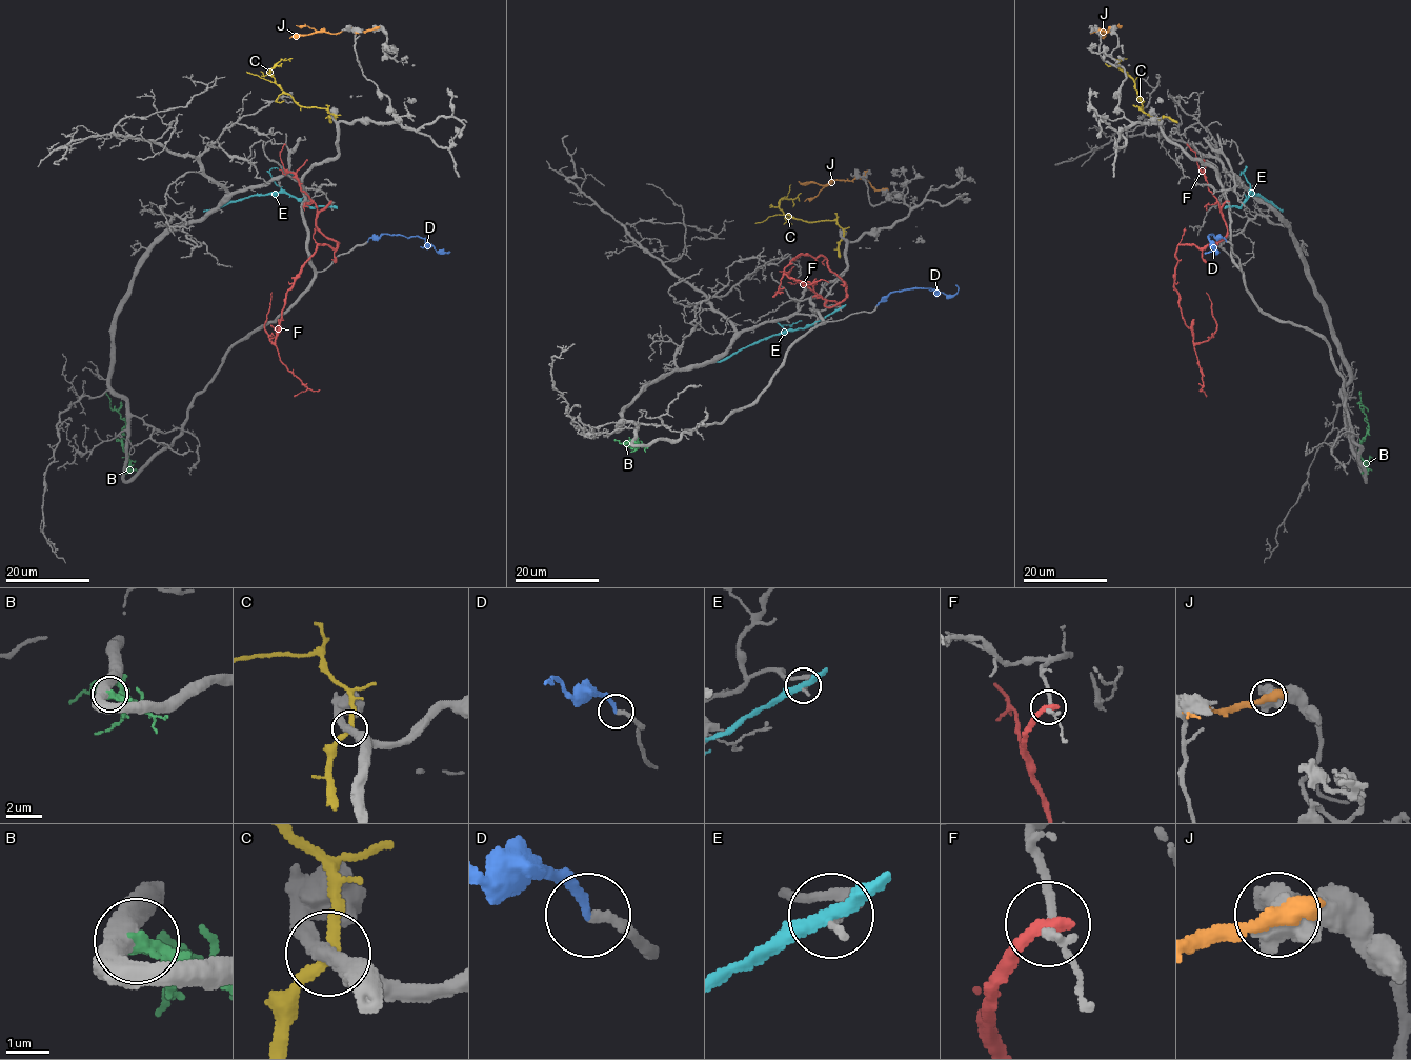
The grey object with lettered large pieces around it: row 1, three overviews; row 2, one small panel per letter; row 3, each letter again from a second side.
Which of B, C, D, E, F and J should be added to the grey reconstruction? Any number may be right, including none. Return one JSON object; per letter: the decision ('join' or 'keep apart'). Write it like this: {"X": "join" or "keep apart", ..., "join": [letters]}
{"B": "keep apart", "C": "join", "D": "join", "E": "keep apart", "F": "keep apart", "J": "keep apart", "join": ["C", "D"]}

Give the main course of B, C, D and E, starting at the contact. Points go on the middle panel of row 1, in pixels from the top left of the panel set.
B: (635, 442), (639, 444), (633, 439), (630, 447), (635, 447), (615, 440)
C: (843, 238), (844, 231), (835, 220), (809, 221), (784, 214), (779, 202), (794, 199), (801, 193)
D: (877, 306), (893, 292), (934, 288), (945, 295), (954, 295), (958, 291), (955, 284)
E: (840, 308), (803, 328), (761, 339), (712, 363)

